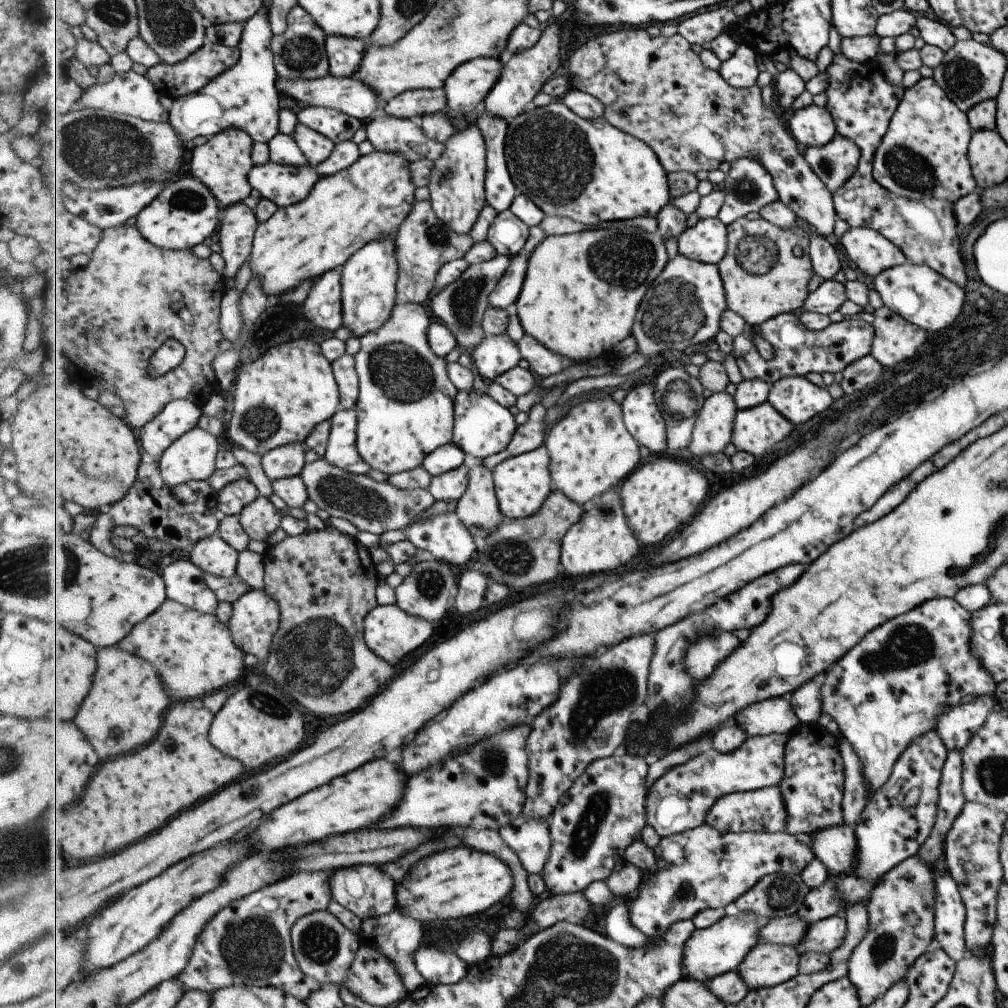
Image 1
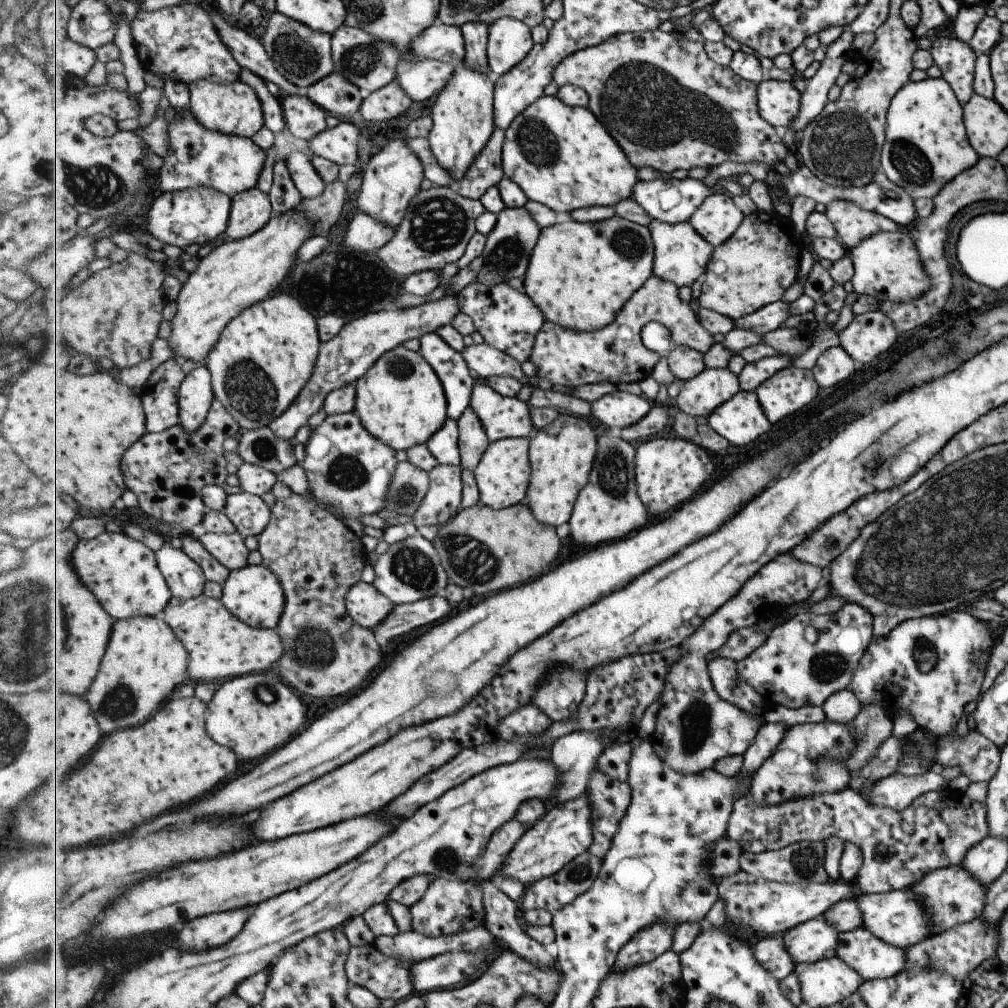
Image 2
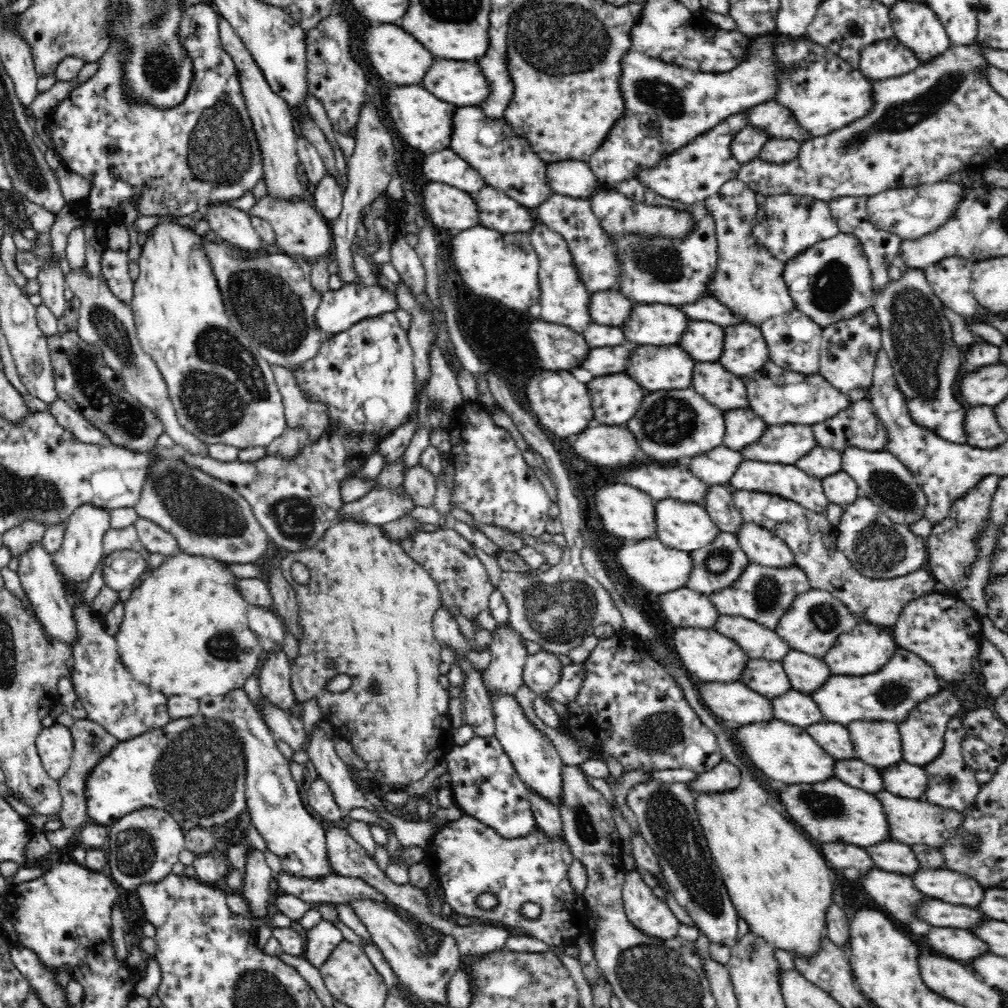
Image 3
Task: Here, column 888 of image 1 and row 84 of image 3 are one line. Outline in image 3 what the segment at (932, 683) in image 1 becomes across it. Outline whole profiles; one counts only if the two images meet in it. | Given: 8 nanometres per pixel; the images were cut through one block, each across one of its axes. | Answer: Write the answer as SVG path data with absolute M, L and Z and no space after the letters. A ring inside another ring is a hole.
M770 34L756 38L746 58L736 68L721 73L693 71L652 58L634 48L626 50L620 60L620 91L626 112L588 162L600 184L610 189L623 180L634 179L638 170L658 164L729 116L772 101L776 94L776 67L772 63L770 45L774 42L775 36Z

